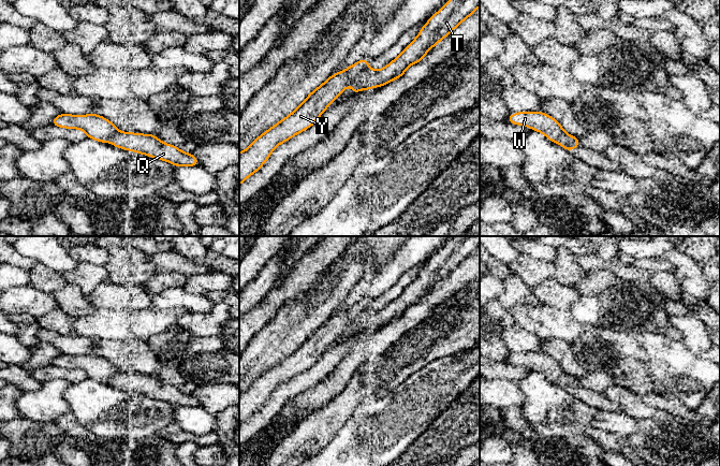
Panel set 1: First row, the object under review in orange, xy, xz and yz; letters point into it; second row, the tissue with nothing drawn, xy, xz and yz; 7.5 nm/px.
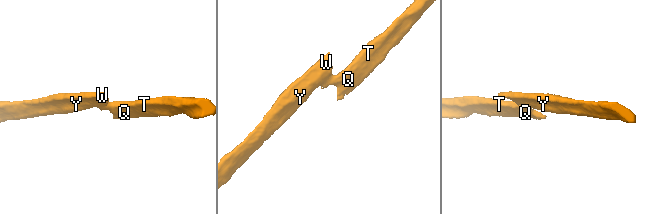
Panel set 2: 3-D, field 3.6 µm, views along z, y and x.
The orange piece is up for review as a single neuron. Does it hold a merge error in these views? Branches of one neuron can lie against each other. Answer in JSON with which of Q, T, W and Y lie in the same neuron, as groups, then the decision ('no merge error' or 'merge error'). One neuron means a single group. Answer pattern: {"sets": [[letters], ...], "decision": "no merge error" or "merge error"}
{"sets": [["Q", "T"], ["W", "Y"]], "decision": "merge error"}

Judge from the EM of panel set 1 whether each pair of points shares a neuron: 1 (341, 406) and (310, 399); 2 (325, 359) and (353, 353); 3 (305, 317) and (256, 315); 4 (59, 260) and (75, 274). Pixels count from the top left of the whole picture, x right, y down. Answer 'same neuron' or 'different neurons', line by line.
1: different neurons
2: different neurons
3: different neurons
4: different neurons

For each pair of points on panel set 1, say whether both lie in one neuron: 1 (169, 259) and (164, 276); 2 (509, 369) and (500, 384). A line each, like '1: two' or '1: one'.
1: two
2: two

